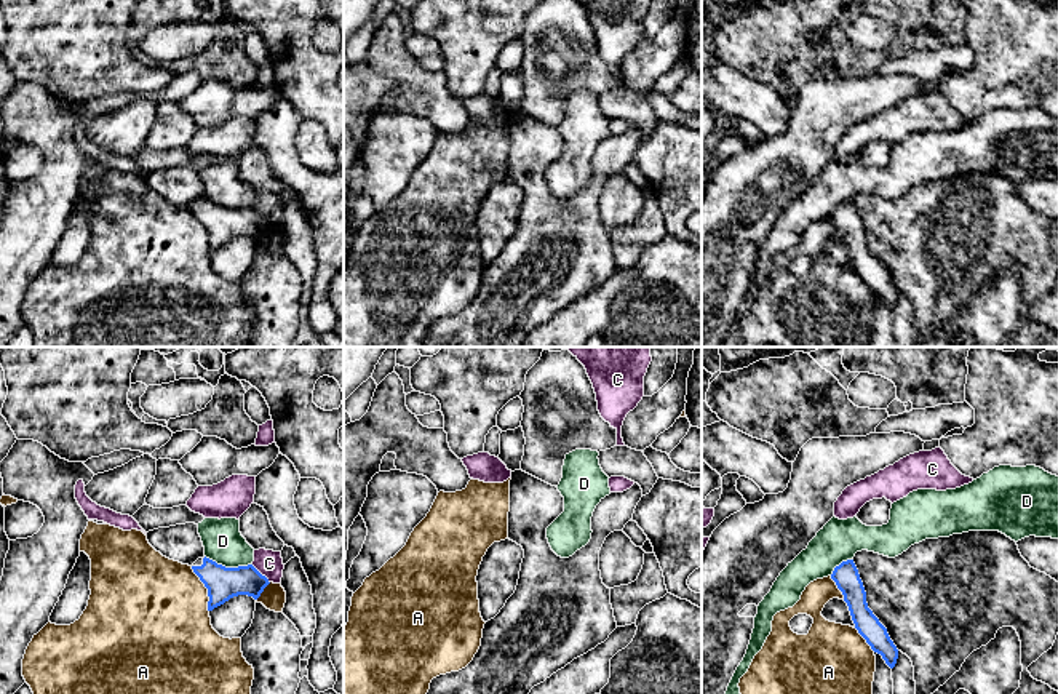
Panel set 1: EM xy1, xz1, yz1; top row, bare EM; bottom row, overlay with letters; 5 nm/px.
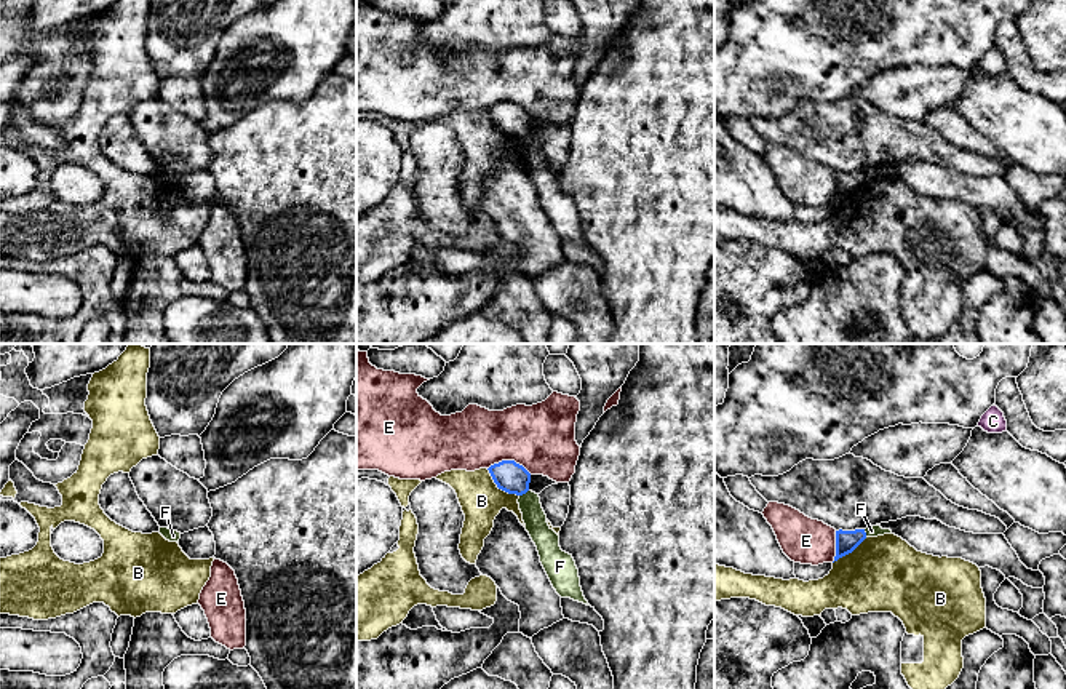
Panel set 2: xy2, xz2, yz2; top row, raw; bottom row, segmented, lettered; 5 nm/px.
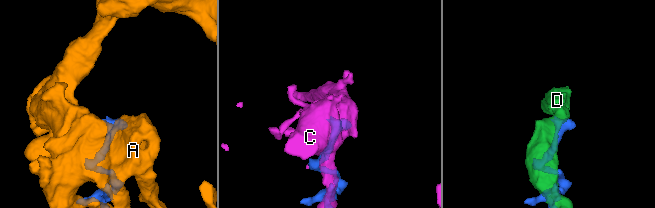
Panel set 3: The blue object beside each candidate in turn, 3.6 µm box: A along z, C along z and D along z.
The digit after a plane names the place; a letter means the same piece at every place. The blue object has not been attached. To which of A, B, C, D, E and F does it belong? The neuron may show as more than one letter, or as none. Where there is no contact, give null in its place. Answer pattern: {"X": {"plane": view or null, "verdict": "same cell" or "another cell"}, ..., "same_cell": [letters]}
{"A": {"plane": "xy1", "verdict": "another cell"}, "B": {"plane": "xz2", "verdict": "another cell"}, "C": {"plane": "xy1", "verdict": "another cell"}, "D": {"plane": "xy1", "verdict": "another cell"}, "E": {"plane": "xz2", "verdict": "another cell"}, "F": {"plane": "xz2", "verdict": "another cell"}, "same_cell": []}

